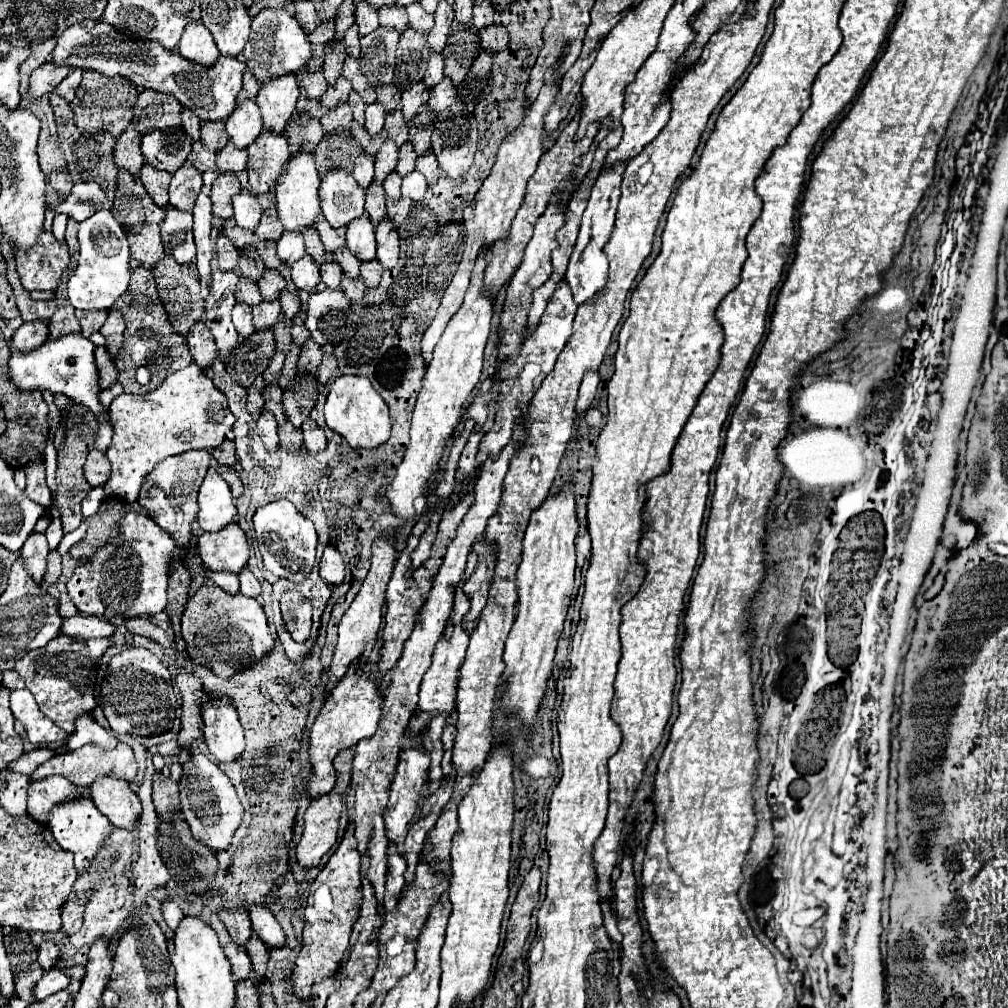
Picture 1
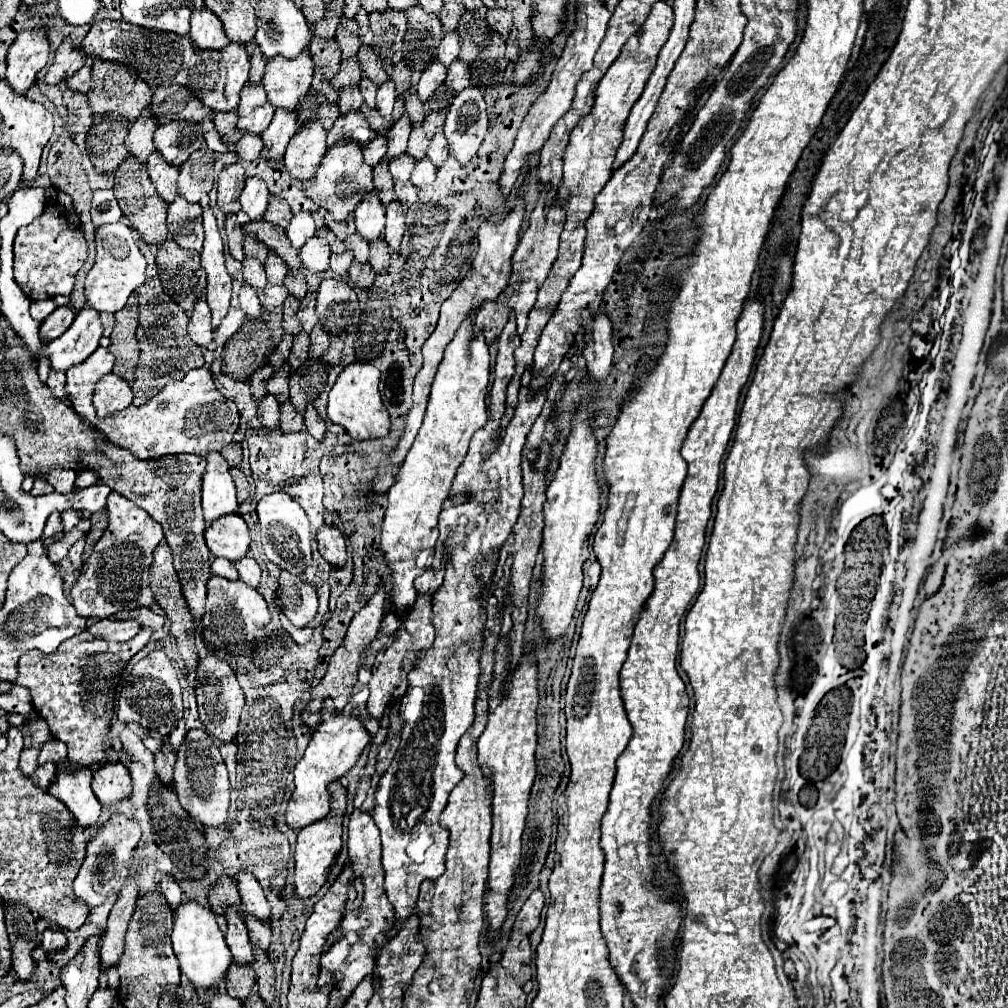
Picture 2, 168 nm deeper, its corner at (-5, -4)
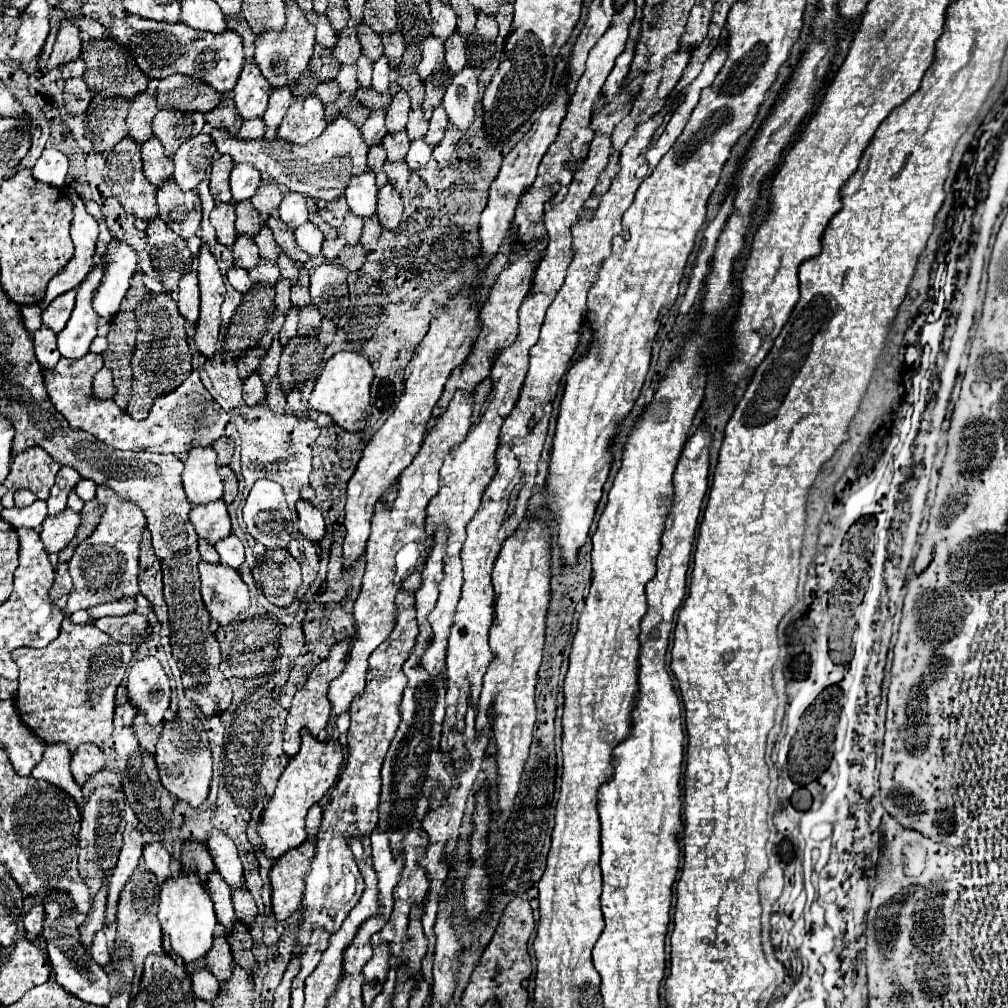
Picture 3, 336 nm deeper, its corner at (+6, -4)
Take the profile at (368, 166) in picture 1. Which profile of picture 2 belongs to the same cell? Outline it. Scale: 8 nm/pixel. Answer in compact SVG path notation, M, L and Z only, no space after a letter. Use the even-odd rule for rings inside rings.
M384 135L374 137L374 139L364 147L364 161L368 161L372 167L378 165L378 163L384 159L386 149L388 149L388 145L386 145L386 137L384 137Z

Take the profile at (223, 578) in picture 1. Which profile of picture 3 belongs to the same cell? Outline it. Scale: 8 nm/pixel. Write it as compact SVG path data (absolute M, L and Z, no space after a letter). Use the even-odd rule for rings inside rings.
M199 541L199 553L201 553L201 559L203 559L203 561L209 561L209 563L219 563L215 547L213 547L213 545L209 545L207 541Z

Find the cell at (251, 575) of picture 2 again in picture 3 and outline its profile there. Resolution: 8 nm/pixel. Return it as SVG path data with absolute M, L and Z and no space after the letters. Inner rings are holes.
M231 533L227 539L221 539L217 545L215 545L219 557L221 557L221 565L225 567L233 567L233 569L241 569L243 561L245 561L245 555L243 555L243 543Z

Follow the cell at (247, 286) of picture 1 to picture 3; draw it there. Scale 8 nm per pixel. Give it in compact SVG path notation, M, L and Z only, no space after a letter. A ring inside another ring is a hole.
M239 235L233 245L233 257L235 257L235 267L253 269L253 263L257 263L259 259L255 241L251 241L247 235Z

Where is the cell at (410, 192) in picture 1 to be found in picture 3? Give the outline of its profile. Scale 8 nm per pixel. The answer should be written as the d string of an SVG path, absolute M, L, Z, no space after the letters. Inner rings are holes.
M423 139L413 141L411 147L409 147L409 151L407 151L407 159L405 159L407 167L409 169L417 169L417 161L423 161L423 167L425 167L427 161L429 161L429 157L431 157L431 151L433 151L433 147L429 147Z

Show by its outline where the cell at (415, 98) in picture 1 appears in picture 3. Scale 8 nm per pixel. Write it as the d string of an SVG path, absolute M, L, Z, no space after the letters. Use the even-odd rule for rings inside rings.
M437 37L425 39L423 55L421 55L421 63L419 63L421 81L425 81L443 63L443 55L445 55L445 45Z

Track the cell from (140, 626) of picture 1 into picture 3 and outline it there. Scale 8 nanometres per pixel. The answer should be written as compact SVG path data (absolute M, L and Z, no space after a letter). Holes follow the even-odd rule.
M125 597L125 599L113 601L113 603L103 603L99 607L91 607L89 615L93 619L99 619L99 617L107 617L107 615L129 615L133 611L135 611L135 599Z

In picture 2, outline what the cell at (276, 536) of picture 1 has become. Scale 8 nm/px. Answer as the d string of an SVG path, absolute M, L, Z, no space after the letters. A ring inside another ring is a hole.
M284 491L264 495L256 505L260 529L262 529L262 547L266 557L286 571L304 571L312 565L312 547L310 547L310 525L304 509Z

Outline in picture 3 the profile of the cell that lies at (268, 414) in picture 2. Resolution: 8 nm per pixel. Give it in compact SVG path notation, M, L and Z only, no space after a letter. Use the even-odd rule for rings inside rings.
M253 371L249 379L243 383L243 399L249 407L257 407L265 403L265 385L261 383L257 371Z

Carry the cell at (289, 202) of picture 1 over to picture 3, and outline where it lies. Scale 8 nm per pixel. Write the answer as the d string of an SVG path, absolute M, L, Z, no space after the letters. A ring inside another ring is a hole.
M305 97L305 99L295 101L289 107L285 119L281 121L281 125L277 129L277 137L285 139L287 143L293 143L293 145L311 143L327 127L323 109L325 107L317 97Z

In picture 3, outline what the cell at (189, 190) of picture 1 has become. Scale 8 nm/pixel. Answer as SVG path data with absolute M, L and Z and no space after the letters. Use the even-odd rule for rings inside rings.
M207 129L177 149L177 153L173 155L173 181L181 191L197 189L197 185L205 179L205 171L213 163L215 153L217 151Z

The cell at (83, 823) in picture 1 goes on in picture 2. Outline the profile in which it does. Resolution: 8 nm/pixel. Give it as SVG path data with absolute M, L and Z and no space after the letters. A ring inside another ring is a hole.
M62 759L56 763L56 777L48 787L48 793L62 799L62 803L68 805L82 827L94 827L102 811L102 805L96 799L90 783L90 767L70 759Z

